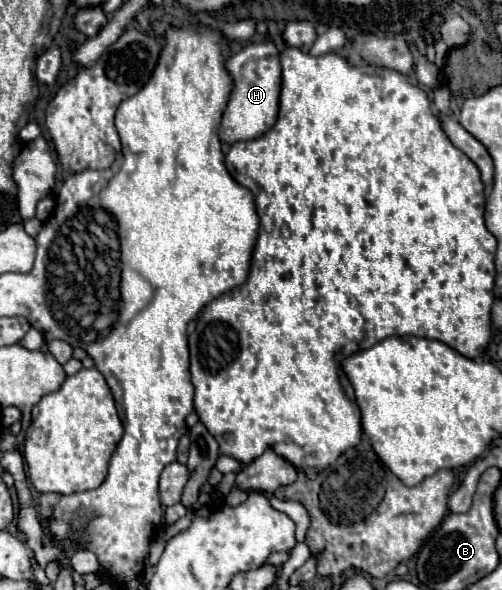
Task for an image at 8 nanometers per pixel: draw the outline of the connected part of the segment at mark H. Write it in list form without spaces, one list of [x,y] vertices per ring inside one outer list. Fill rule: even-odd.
[[[250,43],[238,53],[232,53],[224,67],[232,77],[232,93],[228,99],[228,107],[222,115],[220,123],[220,141],[236,143],[246,139],[256,139],[262,133],[270,131],[278,117],[278,93],[280,93],[280,53],[274,43]]]

